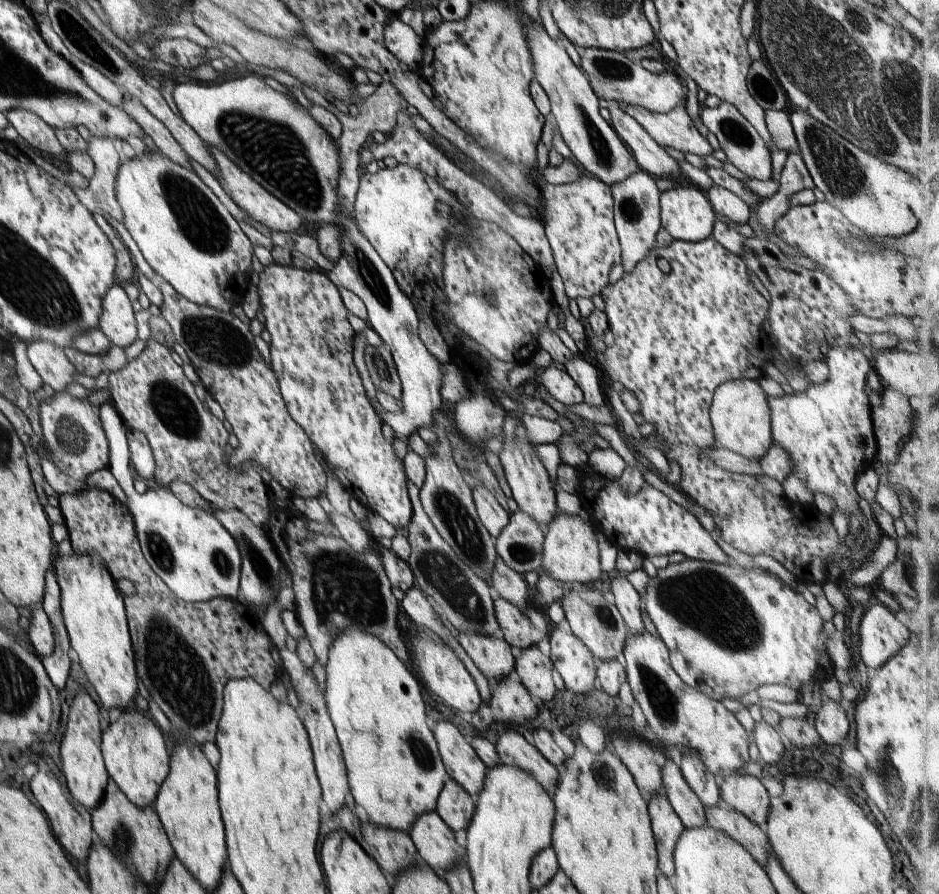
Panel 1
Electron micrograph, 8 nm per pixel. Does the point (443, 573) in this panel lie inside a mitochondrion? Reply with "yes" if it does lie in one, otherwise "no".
yes

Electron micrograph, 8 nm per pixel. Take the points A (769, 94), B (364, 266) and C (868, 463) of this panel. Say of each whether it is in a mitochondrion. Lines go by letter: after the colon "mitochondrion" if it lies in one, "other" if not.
A: mitochondrion
B: mitochondrion
C: other

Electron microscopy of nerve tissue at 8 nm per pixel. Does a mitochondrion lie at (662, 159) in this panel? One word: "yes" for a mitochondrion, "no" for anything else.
no

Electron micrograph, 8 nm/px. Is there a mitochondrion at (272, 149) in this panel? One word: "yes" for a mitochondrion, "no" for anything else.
yes

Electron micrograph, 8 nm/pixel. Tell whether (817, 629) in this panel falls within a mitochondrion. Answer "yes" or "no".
no

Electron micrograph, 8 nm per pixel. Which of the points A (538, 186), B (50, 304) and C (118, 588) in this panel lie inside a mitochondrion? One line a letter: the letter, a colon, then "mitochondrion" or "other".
A: other
B: mitochondrion
C: other

